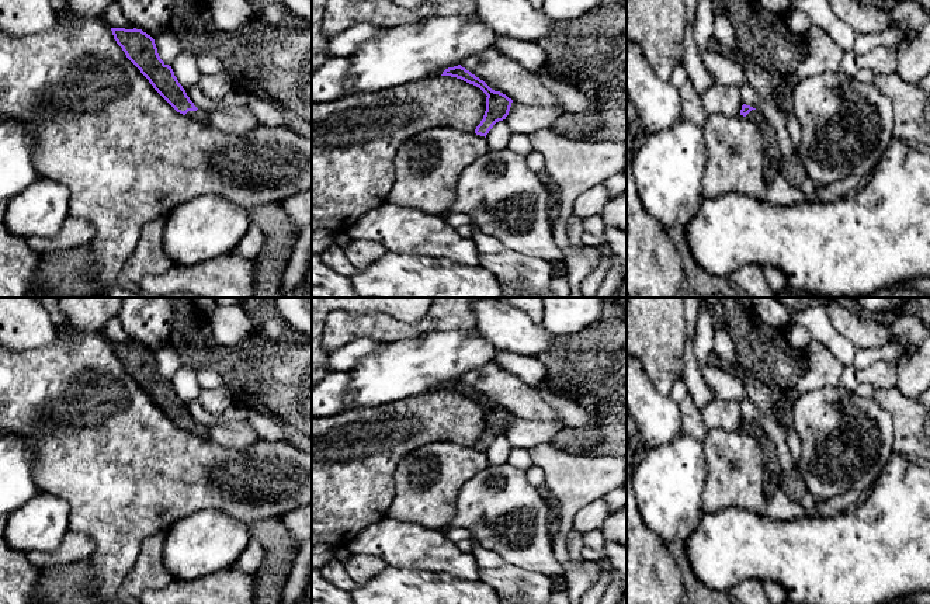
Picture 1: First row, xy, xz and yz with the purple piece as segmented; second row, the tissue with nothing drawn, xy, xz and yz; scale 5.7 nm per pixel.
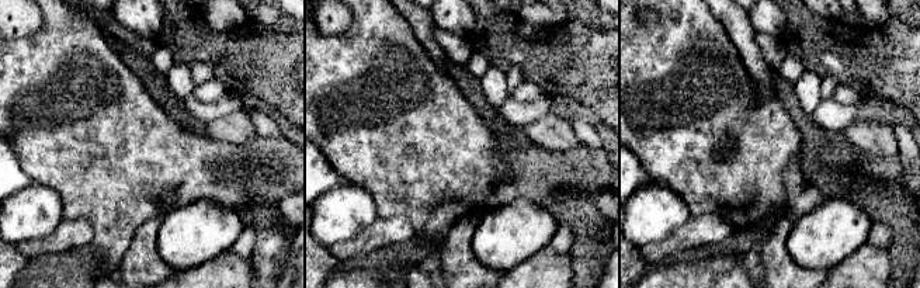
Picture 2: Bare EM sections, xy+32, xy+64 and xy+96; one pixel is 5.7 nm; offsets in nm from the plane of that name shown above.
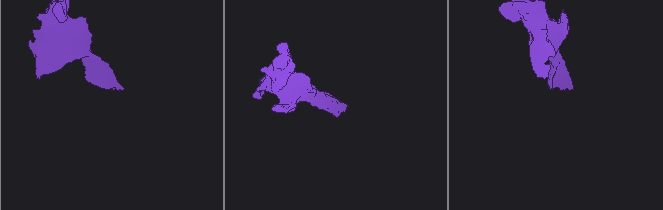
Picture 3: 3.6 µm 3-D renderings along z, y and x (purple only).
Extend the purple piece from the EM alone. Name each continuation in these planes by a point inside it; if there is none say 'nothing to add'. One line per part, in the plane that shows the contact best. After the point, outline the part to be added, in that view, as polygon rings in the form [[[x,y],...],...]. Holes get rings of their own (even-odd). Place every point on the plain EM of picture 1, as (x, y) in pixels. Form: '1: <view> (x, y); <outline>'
1: xy (198, 430); [[[201,424],[188,426],[188,427],[185,428],[185,431],[192,433],[192,434],[201,437],[201,438],[209,440],[207,427],[201,426]]]

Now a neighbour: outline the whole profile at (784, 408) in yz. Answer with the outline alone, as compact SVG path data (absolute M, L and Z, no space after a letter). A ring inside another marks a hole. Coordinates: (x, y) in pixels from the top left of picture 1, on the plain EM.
M782 400L775 405L775 409L780 412L781 424L785 431L787 444L788 444L791 457L794 462L798 464L802 455L802 445L794 423L792 402Z

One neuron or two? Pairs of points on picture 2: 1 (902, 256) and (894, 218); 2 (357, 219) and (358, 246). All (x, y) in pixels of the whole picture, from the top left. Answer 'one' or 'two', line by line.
1: one
2: two

